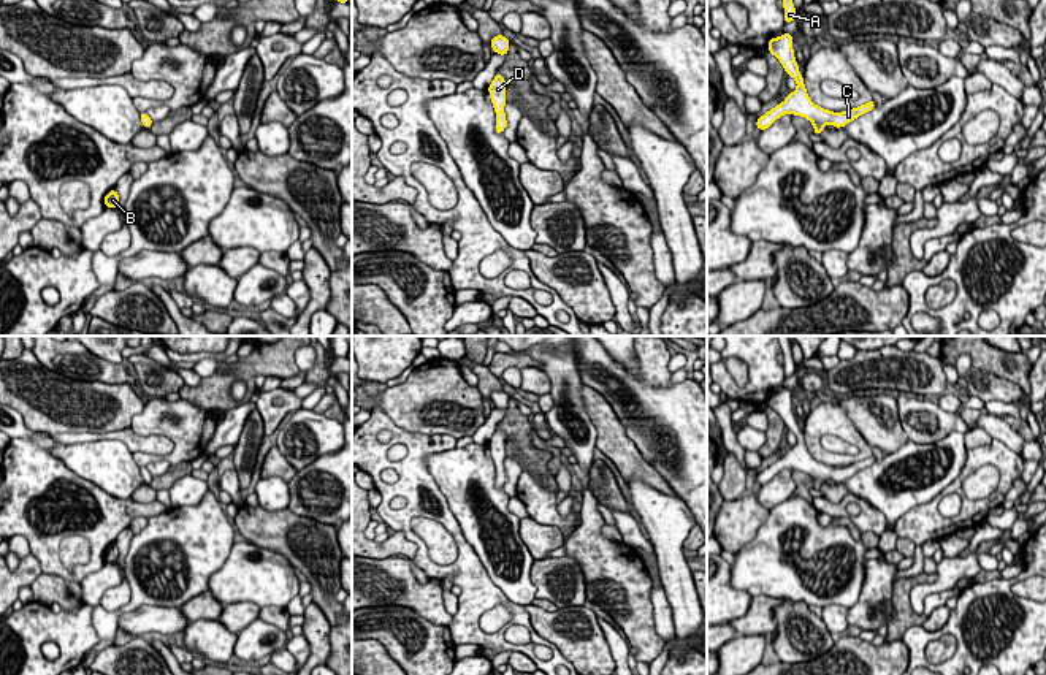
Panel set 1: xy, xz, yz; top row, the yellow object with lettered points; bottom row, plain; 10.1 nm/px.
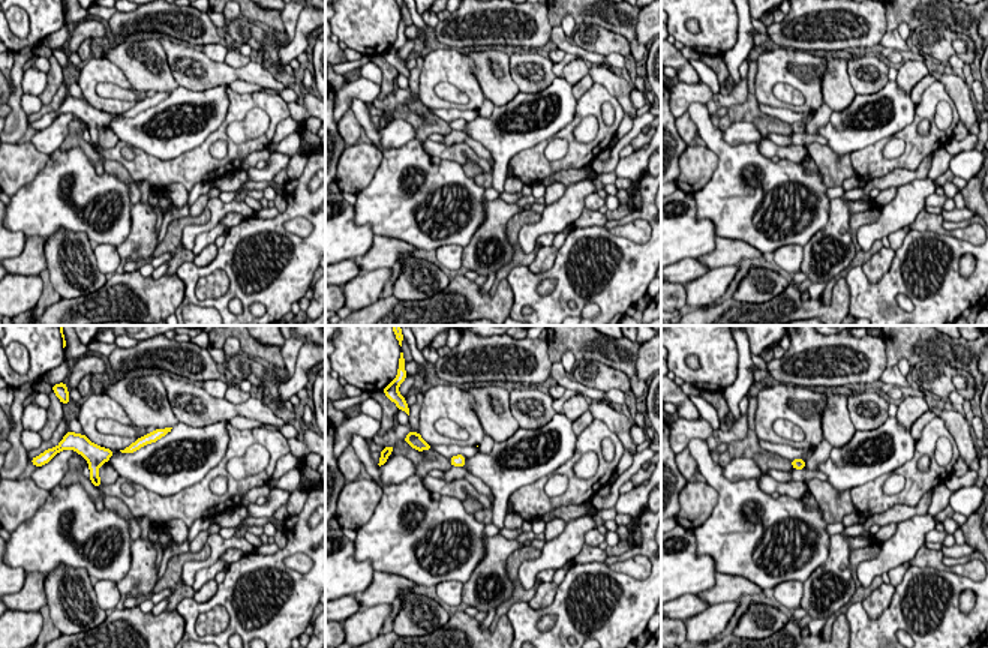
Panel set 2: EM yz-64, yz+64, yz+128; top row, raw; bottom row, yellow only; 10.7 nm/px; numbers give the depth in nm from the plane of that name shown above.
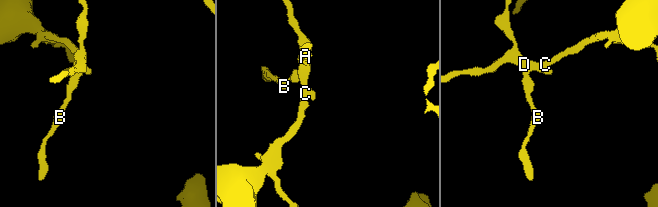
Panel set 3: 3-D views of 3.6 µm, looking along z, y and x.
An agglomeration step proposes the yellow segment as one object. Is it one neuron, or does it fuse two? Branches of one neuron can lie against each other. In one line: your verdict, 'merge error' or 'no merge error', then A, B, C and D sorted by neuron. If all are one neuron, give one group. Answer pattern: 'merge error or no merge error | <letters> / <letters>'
no merge error | A B C D

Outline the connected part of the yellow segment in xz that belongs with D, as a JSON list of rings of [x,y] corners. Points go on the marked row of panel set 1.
[[[496,73],[493,82],[488,87],[493,108],[496,111],[496,133],[502,133],[507,127],[504,105],[506,105],[506,79]]]

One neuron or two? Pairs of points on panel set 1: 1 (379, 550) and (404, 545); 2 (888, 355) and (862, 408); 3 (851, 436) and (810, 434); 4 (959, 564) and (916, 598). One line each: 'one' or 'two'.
1: one
2: two
3: one
4: one

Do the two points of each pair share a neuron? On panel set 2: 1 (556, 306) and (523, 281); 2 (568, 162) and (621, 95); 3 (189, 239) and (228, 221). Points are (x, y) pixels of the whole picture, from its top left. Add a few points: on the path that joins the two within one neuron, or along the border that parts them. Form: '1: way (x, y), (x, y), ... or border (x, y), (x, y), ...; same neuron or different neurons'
1: way (547, 306), (543, 306), (526, 290); same neuron
2: border (594, 83), (600, 83), (616, 99), (624, 113); different neurons
3: border (243, 216), (230, 212), (219, 222); different neurons

